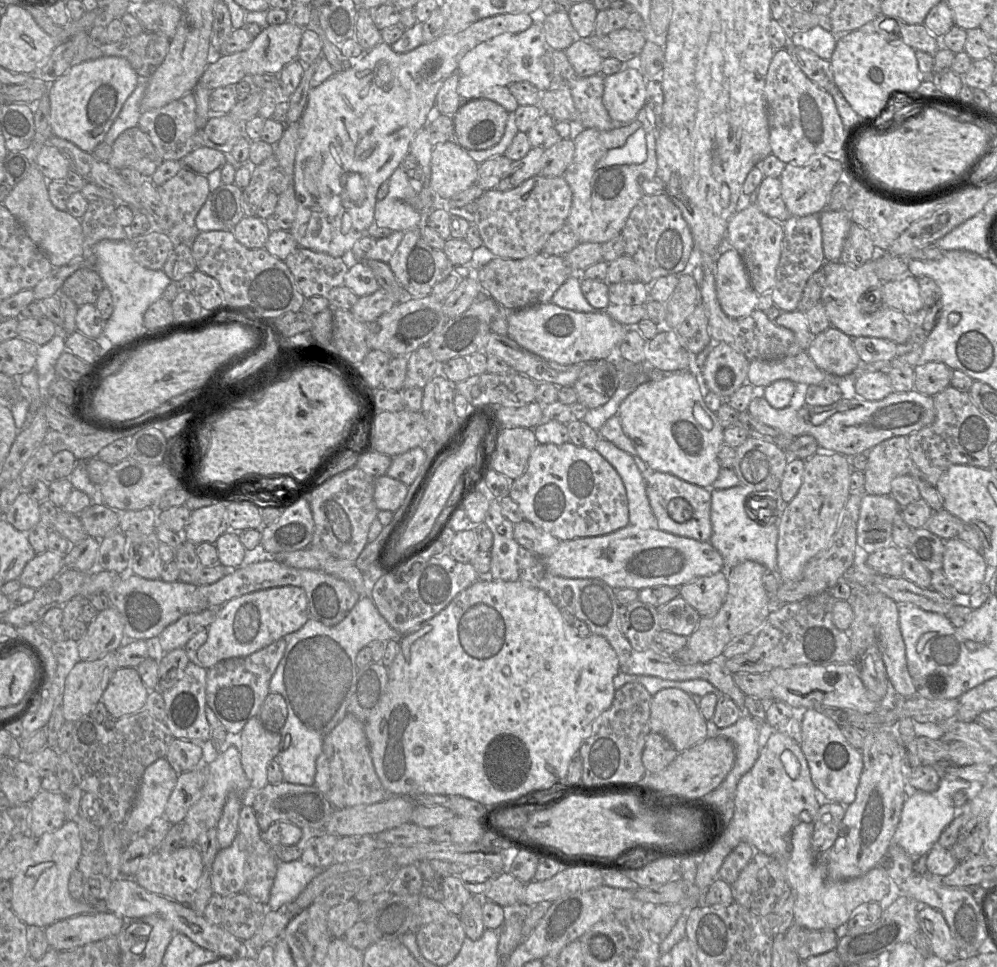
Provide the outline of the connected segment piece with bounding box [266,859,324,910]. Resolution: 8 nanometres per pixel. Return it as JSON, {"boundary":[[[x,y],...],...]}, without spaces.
{"boundary":[[[300,859],[278,862],[277,873],[267,903],[268,910],[277,910],[294,901],[306,886],[324,869],[304,864]]]}

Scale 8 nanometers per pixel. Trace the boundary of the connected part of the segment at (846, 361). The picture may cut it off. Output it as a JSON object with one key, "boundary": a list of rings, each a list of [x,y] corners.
{"boundary":[[[830,326],[812,337],[807,353],[820,369],[837,377],[845,377],[853,374],[862,363],[852,339]]]}

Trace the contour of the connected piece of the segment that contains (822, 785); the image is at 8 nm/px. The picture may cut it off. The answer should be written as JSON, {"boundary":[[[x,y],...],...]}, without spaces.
{"boundary":[[[817,709],[801,711],[801,749],[807,759],[811,779],[815,787],[827,798],[841,804],[851,804],[856,798],[856,790],[863,769],[861,751],[852,747],[845,739],[840,726]]]}

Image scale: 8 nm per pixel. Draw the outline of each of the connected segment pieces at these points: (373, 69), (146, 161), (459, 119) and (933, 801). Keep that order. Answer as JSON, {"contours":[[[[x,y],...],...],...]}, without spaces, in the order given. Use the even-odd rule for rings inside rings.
{"contours":[[[[517,13],[500,14],[478,20],[470,24],[467,28],[458,32],[446,32],[439,38],[423,43],[417,48],[406,52],[396,53],[391,46],[380,42],[369,51],[365,51],[363,56],[358,59],[352,68],[335,72],[333,76],[324,81],[316,88],[310,89],[306,108],[300,118],[299,144],[296,152],[294,166],[294,190],[297,201],[297,211],[295,220],[290,229],[297,245],[316,252],[322,252],[334,257],[350,257],[354,252],[358,241],[366,234],[367,229],[375,222],[374,212],[377,199],[377,192],[383,182],[388,181],[394,171],[400,167],[404,157],[410,152],[413,138],[419,130],[426,127],[431,117],[435,113],[435,100],[437,93],[444,81],[453,73],[457,72],[460,60],[473,48],[482,42],[488,41],[503,33],[520,33],[527,30],[537,20],[537,14]]],[[[136,126],[118,136],[112,144],[112,153],[107,162],[117,171],[132,168],[151,179],[163,161],[148,135]]],[[[489,99],[465,100],[453,116],[454,132],[467,149],[487,149],[502,139],[508,114],[503,106]]],[[[946,778],[940,780],[936,791],[928,793],[922,791],[910,791],[901,811],[900,821],[893,837],[893,843],[903,848],[910,856],[916,859],[937,846],[942,831],[957,816],[958,808],[953,803],[955,792],[967,789],[971,782],[959,778]]]]}

